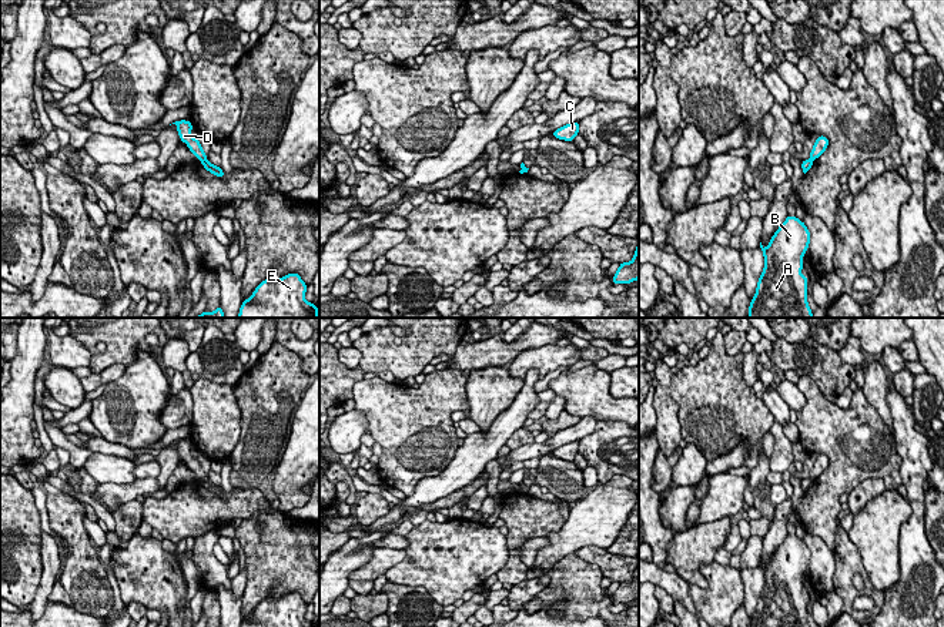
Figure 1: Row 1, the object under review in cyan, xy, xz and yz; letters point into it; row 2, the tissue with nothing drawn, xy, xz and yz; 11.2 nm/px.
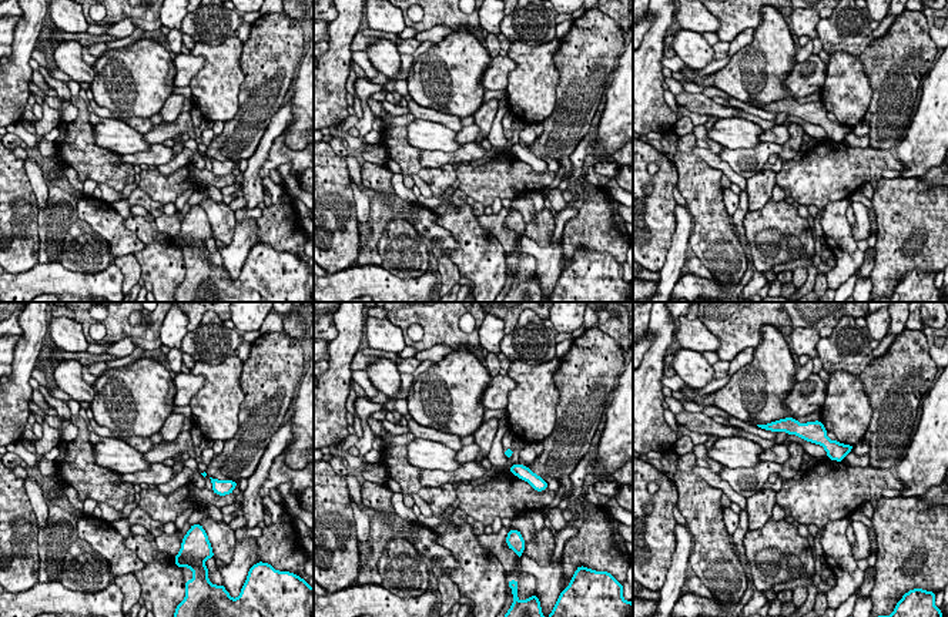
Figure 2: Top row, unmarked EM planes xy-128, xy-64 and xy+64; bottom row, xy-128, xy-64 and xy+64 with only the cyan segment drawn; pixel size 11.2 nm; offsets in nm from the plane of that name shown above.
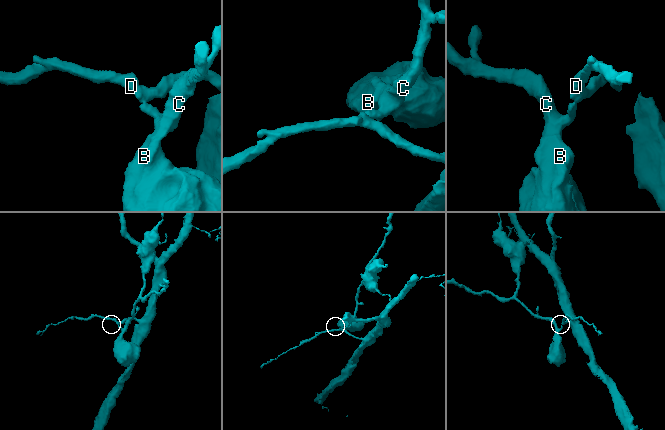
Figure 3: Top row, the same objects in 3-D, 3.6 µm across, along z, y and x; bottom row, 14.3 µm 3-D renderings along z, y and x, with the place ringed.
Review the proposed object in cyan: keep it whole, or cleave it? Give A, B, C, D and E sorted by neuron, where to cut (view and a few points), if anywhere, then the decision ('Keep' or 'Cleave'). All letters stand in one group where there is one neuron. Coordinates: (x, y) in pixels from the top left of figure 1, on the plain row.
Groups: A B C E / D. Split along xy (206, 478), (201, 480). Cleave

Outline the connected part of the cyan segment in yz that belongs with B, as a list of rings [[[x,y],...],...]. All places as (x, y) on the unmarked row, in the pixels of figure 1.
[[[787,534],[766,567],[760,561],[764,587],[749,627],[810,627],[809,596],[801,594],[809,564],[809,547],[791,534]]]

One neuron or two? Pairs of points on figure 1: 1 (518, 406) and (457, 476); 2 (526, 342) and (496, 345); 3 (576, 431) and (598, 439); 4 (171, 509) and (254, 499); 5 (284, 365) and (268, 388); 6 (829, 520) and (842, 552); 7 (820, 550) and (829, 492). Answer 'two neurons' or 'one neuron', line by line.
1: one neuron
2: one neuron
3: two neurons
4: one neuron
5: one neuron
6: two neurons
7: two neurons

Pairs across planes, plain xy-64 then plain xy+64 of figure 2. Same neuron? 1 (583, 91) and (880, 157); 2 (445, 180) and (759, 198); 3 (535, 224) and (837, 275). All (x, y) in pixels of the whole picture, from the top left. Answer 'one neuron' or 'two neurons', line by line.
1: two neurons
2: one neuron
3: one neuron

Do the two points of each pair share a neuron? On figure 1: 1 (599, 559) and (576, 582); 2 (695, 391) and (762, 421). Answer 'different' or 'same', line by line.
1: different
2: same

